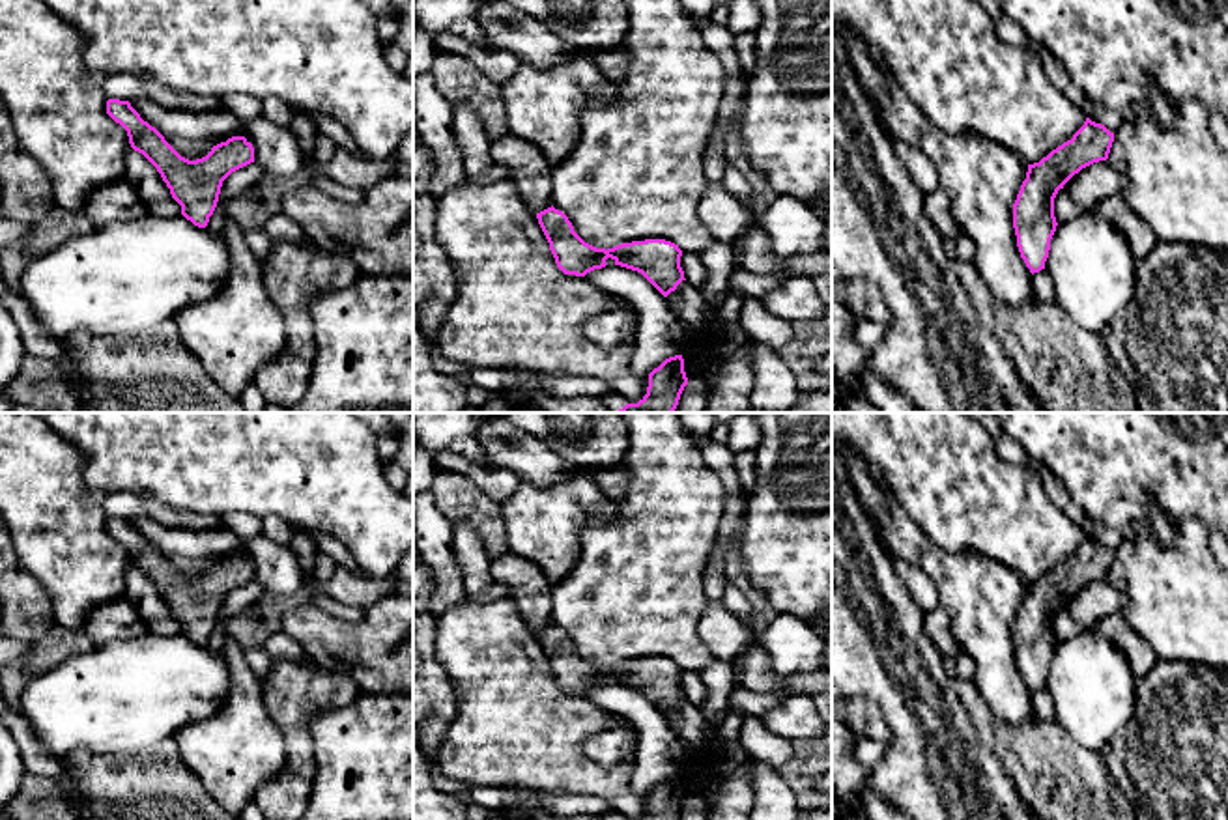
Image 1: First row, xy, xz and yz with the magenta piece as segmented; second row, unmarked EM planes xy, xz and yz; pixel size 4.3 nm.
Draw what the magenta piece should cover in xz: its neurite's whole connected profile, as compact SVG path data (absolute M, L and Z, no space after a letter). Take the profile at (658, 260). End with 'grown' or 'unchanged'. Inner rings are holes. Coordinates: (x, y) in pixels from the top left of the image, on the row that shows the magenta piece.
M553 205L536 213L538 224L550 243L557 267L564 275L585 276L606 267L611 258L615 265L641 273L664 297L686 280L680 267L682 250L665 239L645 239L622 243L613 248L596 248L585 243L568 217Z; unchanged

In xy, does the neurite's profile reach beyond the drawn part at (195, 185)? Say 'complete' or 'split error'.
complete

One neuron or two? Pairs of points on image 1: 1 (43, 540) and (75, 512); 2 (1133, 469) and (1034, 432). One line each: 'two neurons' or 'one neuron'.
1: one neuron
2: one neuron

